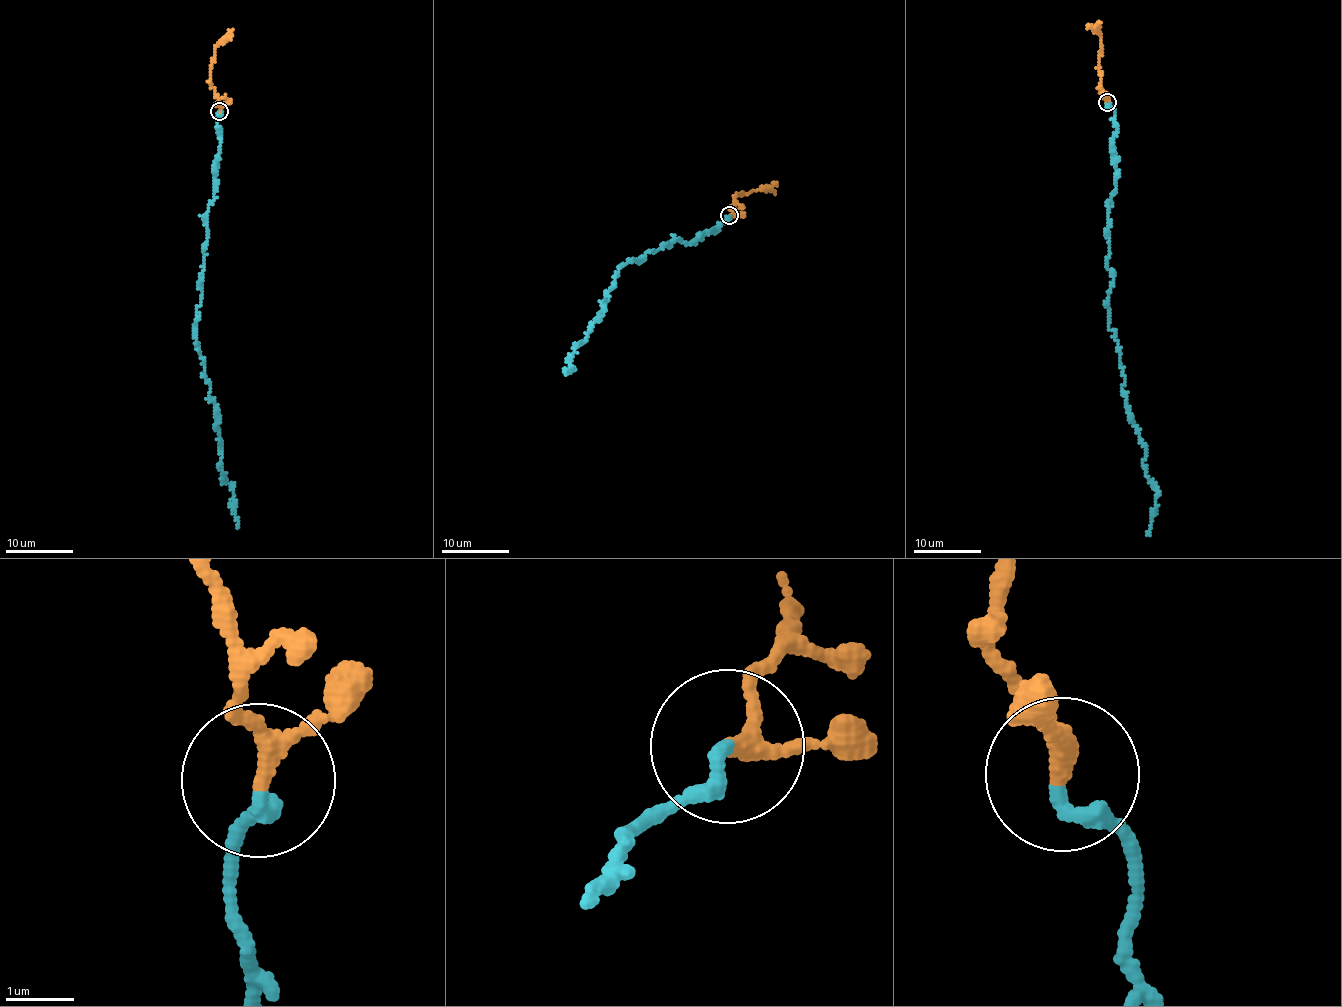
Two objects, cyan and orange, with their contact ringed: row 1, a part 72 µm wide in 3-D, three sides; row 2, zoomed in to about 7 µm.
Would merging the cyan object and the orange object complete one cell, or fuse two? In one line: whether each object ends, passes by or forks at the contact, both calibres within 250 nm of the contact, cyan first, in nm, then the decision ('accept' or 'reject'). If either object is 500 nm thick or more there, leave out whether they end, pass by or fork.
cyan ends there; orange passes by; 240 nm thick on the cyan side, 240 nm on the other; accept

